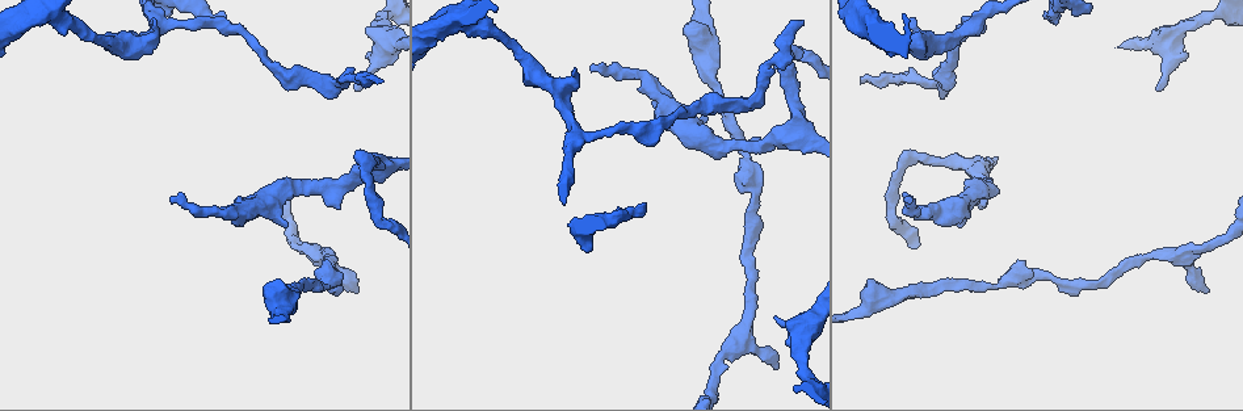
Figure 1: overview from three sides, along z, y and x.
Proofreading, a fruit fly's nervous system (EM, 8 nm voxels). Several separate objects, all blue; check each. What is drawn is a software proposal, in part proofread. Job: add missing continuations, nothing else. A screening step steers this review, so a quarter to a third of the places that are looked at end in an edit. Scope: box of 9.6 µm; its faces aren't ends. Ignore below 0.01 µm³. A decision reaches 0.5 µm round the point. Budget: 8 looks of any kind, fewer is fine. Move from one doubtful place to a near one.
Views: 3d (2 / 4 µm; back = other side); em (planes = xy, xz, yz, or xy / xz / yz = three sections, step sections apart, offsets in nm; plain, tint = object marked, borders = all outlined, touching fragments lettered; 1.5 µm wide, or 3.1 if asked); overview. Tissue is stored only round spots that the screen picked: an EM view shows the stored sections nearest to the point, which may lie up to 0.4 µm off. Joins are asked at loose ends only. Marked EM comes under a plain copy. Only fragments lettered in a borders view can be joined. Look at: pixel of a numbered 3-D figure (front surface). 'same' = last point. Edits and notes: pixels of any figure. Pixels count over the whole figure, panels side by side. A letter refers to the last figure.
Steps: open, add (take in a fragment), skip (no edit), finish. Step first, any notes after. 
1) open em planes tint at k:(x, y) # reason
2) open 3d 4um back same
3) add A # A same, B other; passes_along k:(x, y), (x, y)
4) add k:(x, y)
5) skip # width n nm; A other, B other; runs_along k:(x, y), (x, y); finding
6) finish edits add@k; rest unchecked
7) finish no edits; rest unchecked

open 3d 4um at 1:(910, 18) # thick end

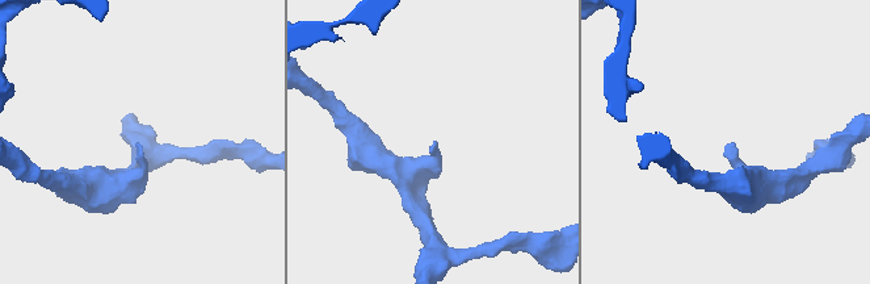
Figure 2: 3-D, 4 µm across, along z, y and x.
open em planes borders at 2:(432, 146) # need the tissue

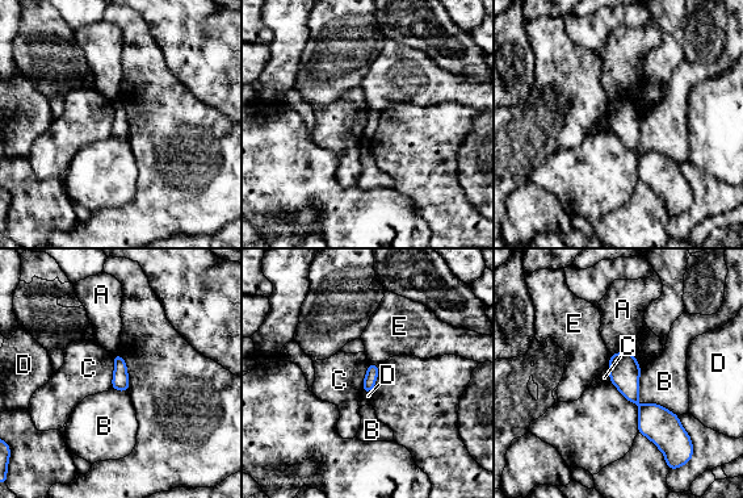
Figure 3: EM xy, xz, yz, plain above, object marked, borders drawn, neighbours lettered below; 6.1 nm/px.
skip # longest_contact B 480 nm; A other, B other, C other, D other, E other; no lettered fragment goes on from it

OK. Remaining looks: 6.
open 3d 4um at 1:(643, 204) # branch stops here

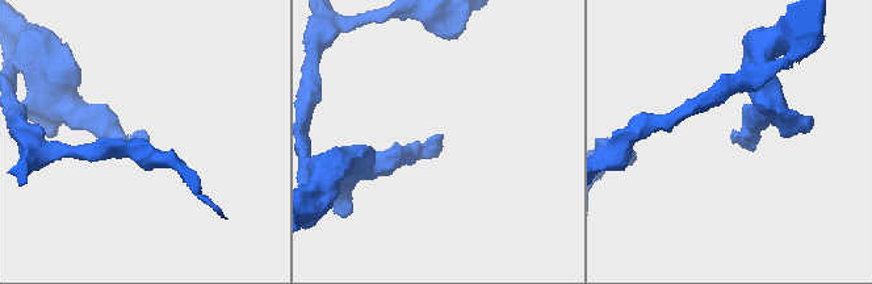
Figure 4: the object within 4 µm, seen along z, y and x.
open em planes borders at 4:(146, 131) # shape alone is not enough

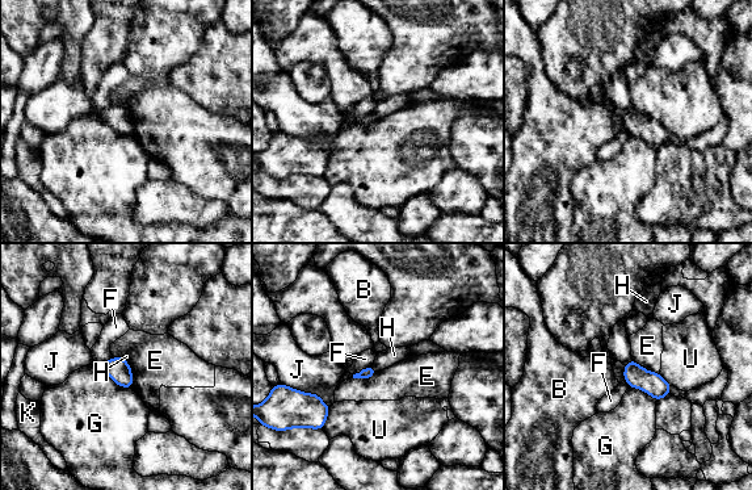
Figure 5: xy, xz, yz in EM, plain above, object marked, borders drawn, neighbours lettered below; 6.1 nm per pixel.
skip # B other, E other, F other, G other, H other, J other, K other, U other; border 5:(372, 365), (378, 371); none of them fits

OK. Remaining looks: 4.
open 3d 2um at 1:(958, 227)

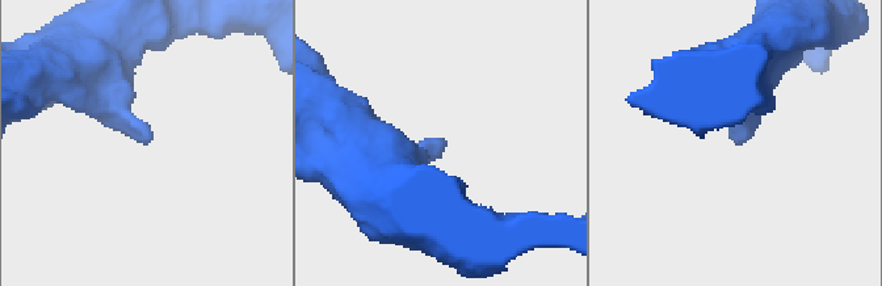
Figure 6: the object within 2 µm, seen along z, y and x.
open em planes borders at 6:(736, 140) # now the EM

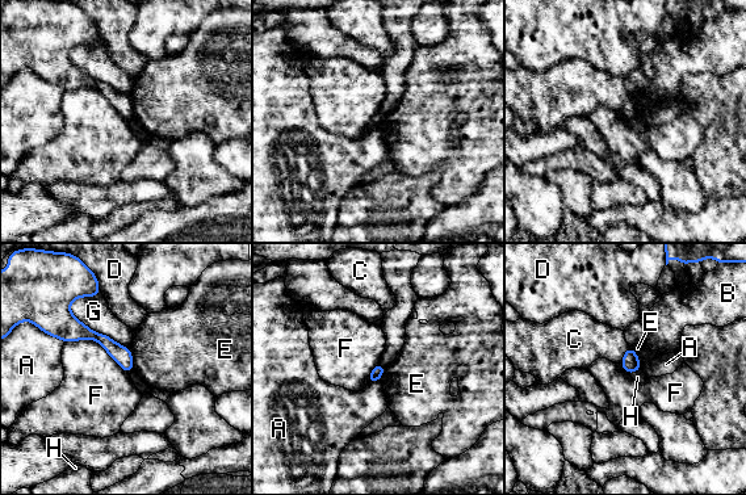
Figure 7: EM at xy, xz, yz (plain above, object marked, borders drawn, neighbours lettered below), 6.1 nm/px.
skip # A other, B other, C other, D other, E other, F other, G other, H other; runs_along 7:(59, 328), (100, 338), (130, 365); no lettered fragment goes on from it

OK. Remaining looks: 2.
finish no edits; rest unchecked

